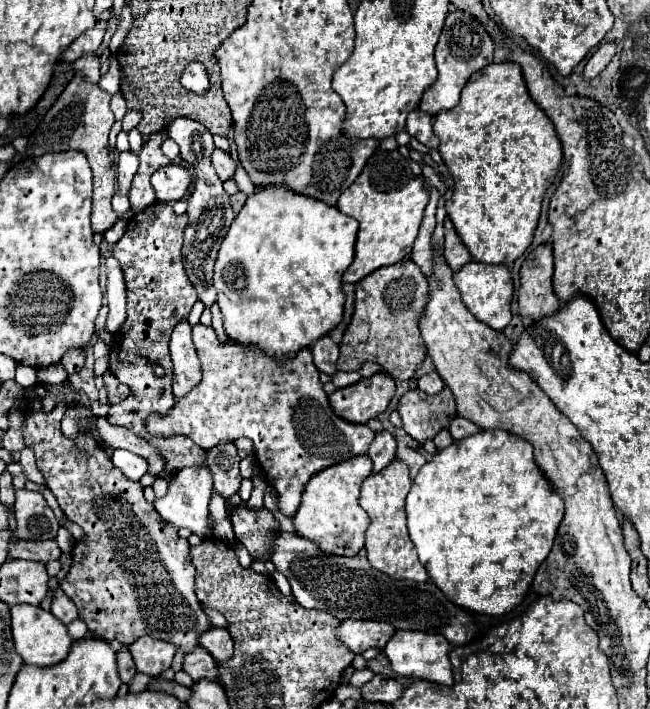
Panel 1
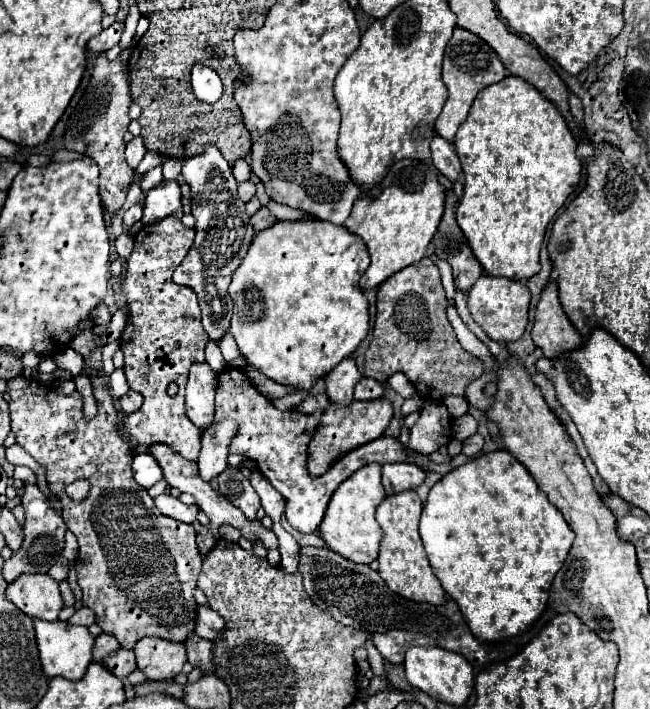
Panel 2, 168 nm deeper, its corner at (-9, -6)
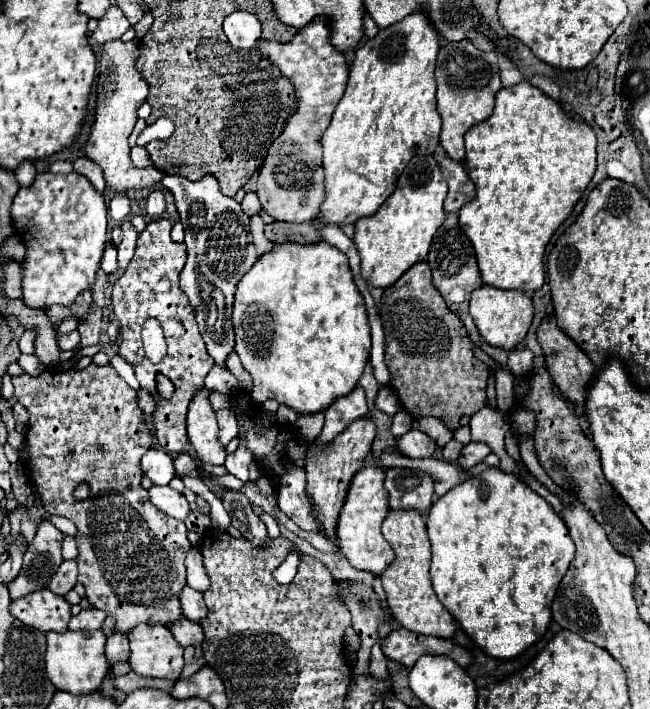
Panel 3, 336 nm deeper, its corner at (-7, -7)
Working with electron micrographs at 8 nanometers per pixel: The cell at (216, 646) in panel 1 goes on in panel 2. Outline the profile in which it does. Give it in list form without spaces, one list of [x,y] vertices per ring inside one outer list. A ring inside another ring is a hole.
[[[197,604],[197,622],[195,622],[195,634],[197,636],[215,642],[215,638],[225,630],[223,624],[225,624],[225,620],[215,610],[211,610],[209,606]]]

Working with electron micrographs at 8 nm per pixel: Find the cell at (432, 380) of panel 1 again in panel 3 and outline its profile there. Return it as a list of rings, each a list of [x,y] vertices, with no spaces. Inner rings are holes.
[[[483,407],[479,409],[475,415],[471,415],[469,419],[469,427],[471,427],[471,435],[473,441],[481,441],[485,445],[491,447],[491,453],[495,453],[501,459],[501,469],[505,471],[515,471],[515,467],[511,463],[507,463],[507,459],[511,459],[505,451],[505,433],[507,433],[507,413],[499,411],[499,409],[491,409],[491,407]]]

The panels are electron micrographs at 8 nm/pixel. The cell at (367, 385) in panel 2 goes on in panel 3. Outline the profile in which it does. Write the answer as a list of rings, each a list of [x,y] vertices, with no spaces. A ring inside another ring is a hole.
[[[381,387],[379,393],[377,393],[377,397],[375,397],[375,407],[393,417],[399,411],[401,403],[397,399],[397,393],[391,387]]]

